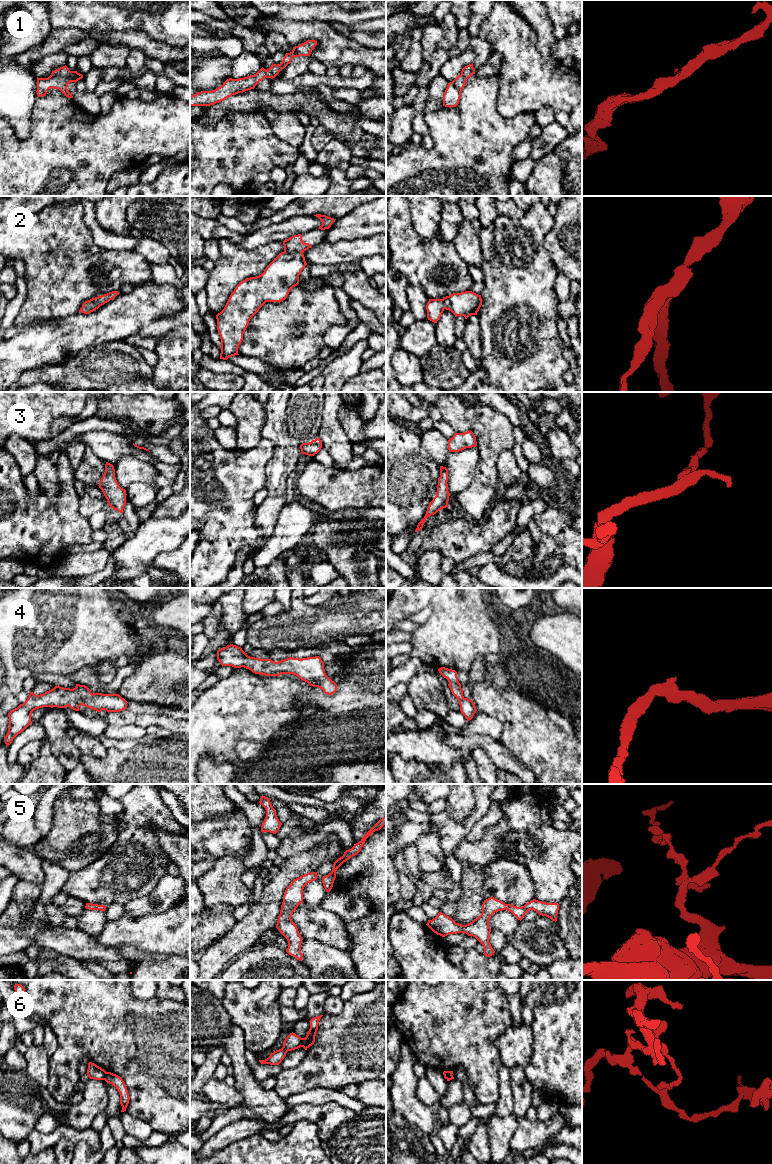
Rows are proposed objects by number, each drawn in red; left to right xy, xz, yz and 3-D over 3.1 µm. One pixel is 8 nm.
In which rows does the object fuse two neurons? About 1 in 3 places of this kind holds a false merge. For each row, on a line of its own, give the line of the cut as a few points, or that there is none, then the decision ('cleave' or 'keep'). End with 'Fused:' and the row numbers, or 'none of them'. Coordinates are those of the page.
1: no cut | keep
2: no cut | keep
3: no cut | keep
4: no cut | keep
5: no cut | keep
6: xz (303, 1038), (300, 1046) | cleave
Fused: 6

